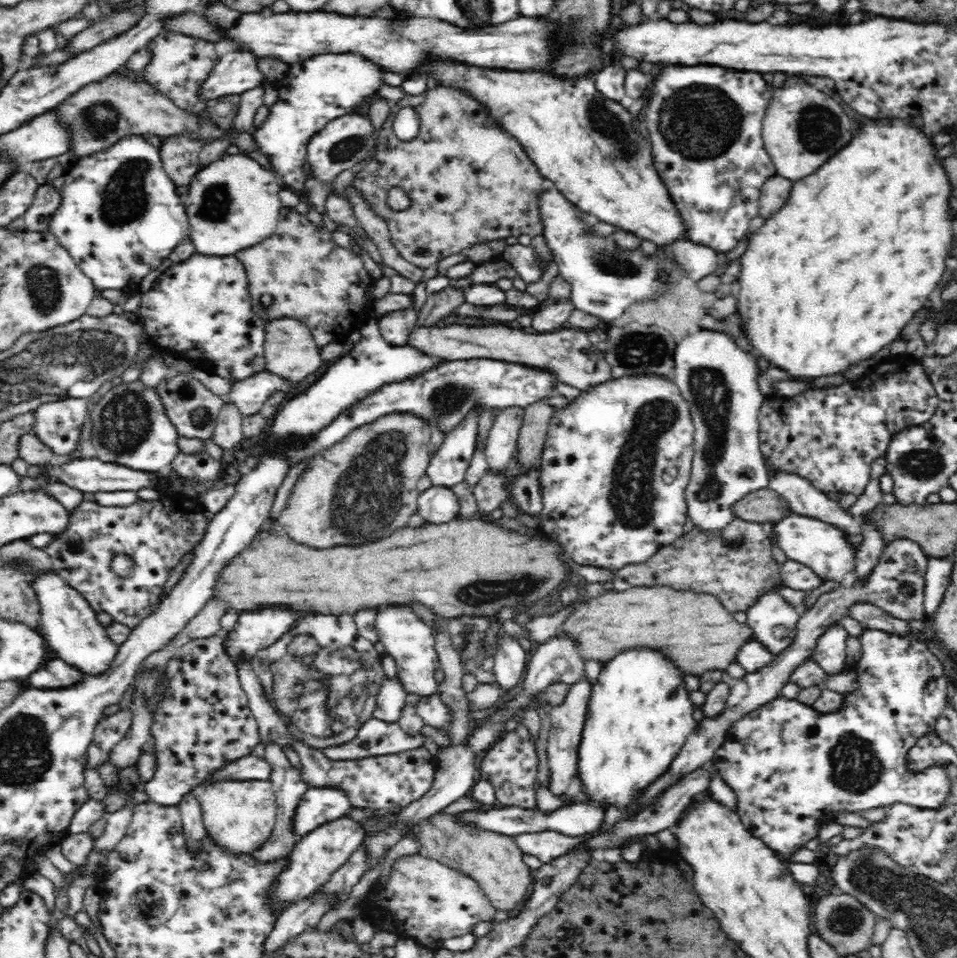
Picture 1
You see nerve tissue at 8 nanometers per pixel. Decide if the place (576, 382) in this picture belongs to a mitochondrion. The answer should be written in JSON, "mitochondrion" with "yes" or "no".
{"mitochondrion":"no"}

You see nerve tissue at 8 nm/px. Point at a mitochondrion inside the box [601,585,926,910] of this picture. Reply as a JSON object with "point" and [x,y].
{"point":[854,766]}

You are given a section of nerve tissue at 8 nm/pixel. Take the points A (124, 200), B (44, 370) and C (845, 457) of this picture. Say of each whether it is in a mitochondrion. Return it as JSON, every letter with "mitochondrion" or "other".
{"A":"mitochondrion","B":"mitochondrion","C":"other"}

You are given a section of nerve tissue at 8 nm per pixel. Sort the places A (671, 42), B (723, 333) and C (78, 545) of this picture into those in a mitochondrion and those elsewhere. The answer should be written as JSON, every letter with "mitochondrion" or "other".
{"A":"other","B":"other","C":"mitochondrion"}

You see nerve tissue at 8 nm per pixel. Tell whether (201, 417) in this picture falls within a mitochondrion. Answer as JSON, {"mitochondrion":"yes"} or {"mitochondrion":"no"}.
{"mitochondrion":"yes"}

